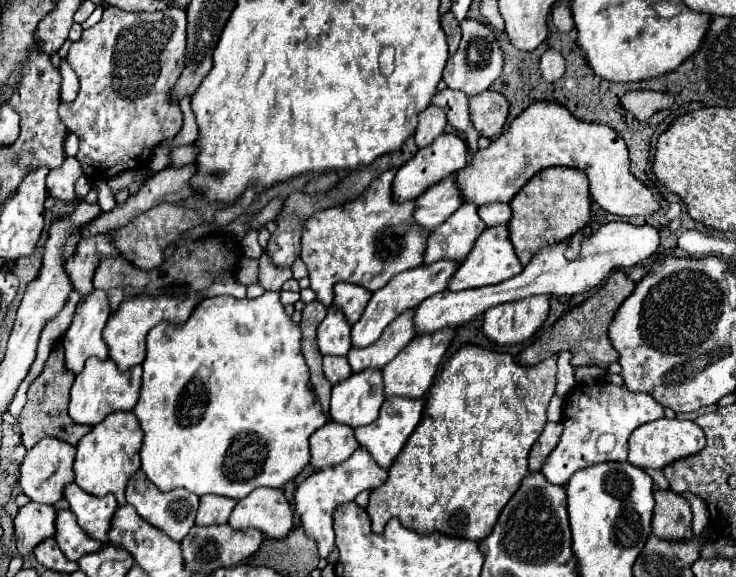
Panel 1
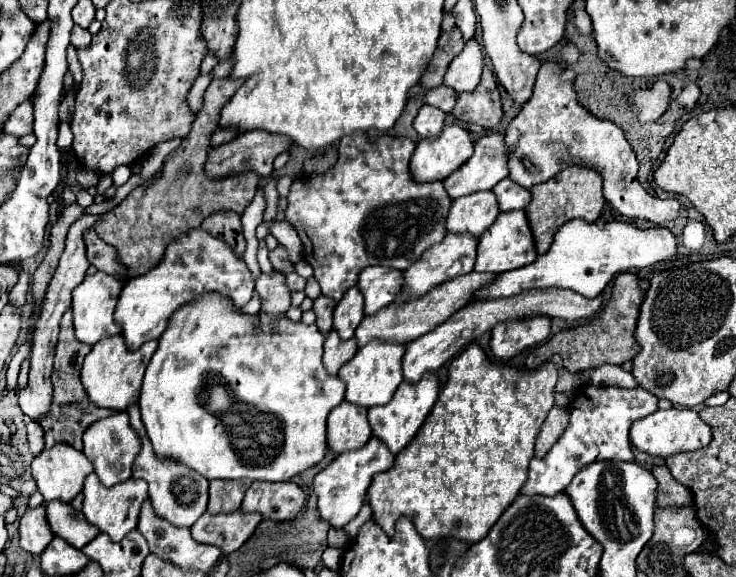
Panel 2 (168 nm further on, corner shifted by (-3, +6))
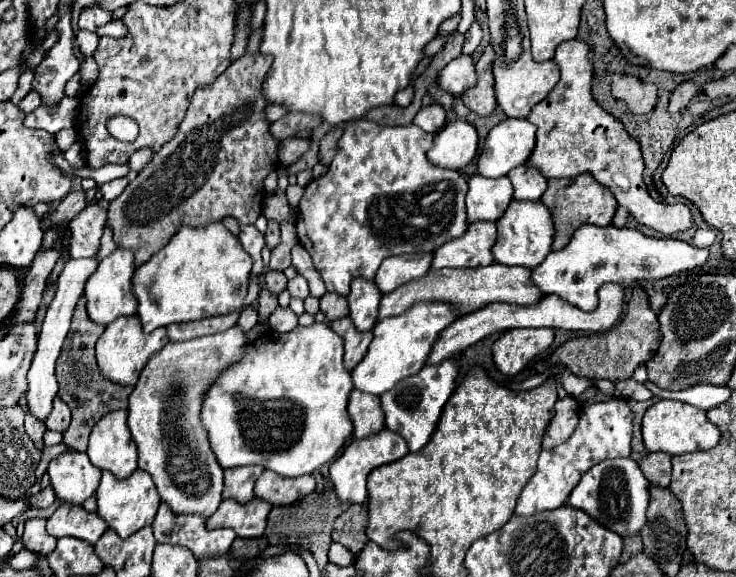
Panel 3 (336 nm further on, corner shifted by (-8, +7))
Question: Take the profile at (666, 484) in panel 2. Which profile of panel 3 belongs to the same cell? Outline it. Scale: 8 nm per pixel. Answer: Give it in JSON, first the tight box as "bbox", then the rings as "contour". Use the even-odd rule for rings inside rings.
{"bbox":[641,452,671,488],"contour":[[[653,452],[645,456],[641,462],[645,478],[659,488],[669,488],[671,482],[671,456],[663,452]]]}

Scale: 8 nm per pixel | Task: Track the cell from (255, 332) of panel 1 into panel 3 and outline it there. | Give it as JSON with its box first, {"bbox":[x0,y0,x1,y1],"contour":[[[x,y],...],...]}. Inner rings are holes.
{"bbox":[201,322,353,478],"contour":[[[313,322],[311,326],[297,326],[291,332],[279,334],[275,330],[269,330],[265,334],[261,334],[255,342],[249,342],[243,350],[243,358],[239,362],[229,364],[227,368],[223,368],[219,372],[219,376],[209,384],[207,392],[203,394],[203,404],[201,404],[201,424],[205,428],[205,432],[209,434],[209,444],[211,450],[219,462],[219,466],[223,470],[227,468],[239,468],[239,466],[263,466],[265,470],[273,470],[275,474],[283,476],[283,478],[297,478],[303,474],[311,474],[317,468],[321,468],[323,464],[331,462],[339,448],[347,442],[349,434],[351,434],[351,420],[347,418],[347,400],[349,394],[353,390],[353,382],[351,382],[351,374],[347,370],[343,370],[343,338],[339,338],[329,324],[325,322]]]}

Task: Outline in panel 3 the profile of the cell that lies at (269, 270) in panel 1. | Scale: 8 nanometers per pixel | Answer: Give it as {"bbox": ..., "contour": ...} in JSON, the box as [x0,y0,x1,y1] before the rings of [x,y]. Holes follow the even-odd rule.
{"bbox":[269,306,297,332],"contour":[[[277,306],[269,318],[269,326],[277,332],[287,332],[297,326],[297,314],[289,306]]]}

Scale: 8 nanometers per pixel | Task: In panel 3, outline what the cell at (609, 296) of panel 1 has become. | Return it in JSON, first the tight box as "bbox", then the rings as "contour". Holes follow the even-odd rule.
{"bbox":[551,288,661,382],"contour":[[[633,288],[633,296],[627,302],[627,312],[619,324],[615,324],[607,332],[597,332],[589,336],[577,336],[561,344],[553,354],[551,362],[563,362],[575,376],[585,376],[585,378],[605,378],[611,382],[627,380],[633,376],[633,370],[641,364],[645,364],[659,346],[661,332],[659,332],[659,322],[657,314],[649,306],[649,298],[643,288]]]}

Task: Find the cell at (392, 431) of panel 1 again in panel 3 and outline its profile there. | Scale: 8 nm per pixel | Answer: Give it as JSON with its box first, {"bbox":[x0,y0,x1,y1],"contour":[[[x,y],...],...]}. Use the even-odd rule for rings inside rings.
{"bbox":[381,360,457,452],"contour":[[[447,360],[441,364],[423,366],[417,374],[399,382],[395,390],[381,396],[381,408],[385,412],[385,426],[397,432],[407,442],[409,452],[417,452],[429,442],[443,406],[449,400],[451,392],[455,390],[455,380],[457,380],[457,364],[453,360]]]}

